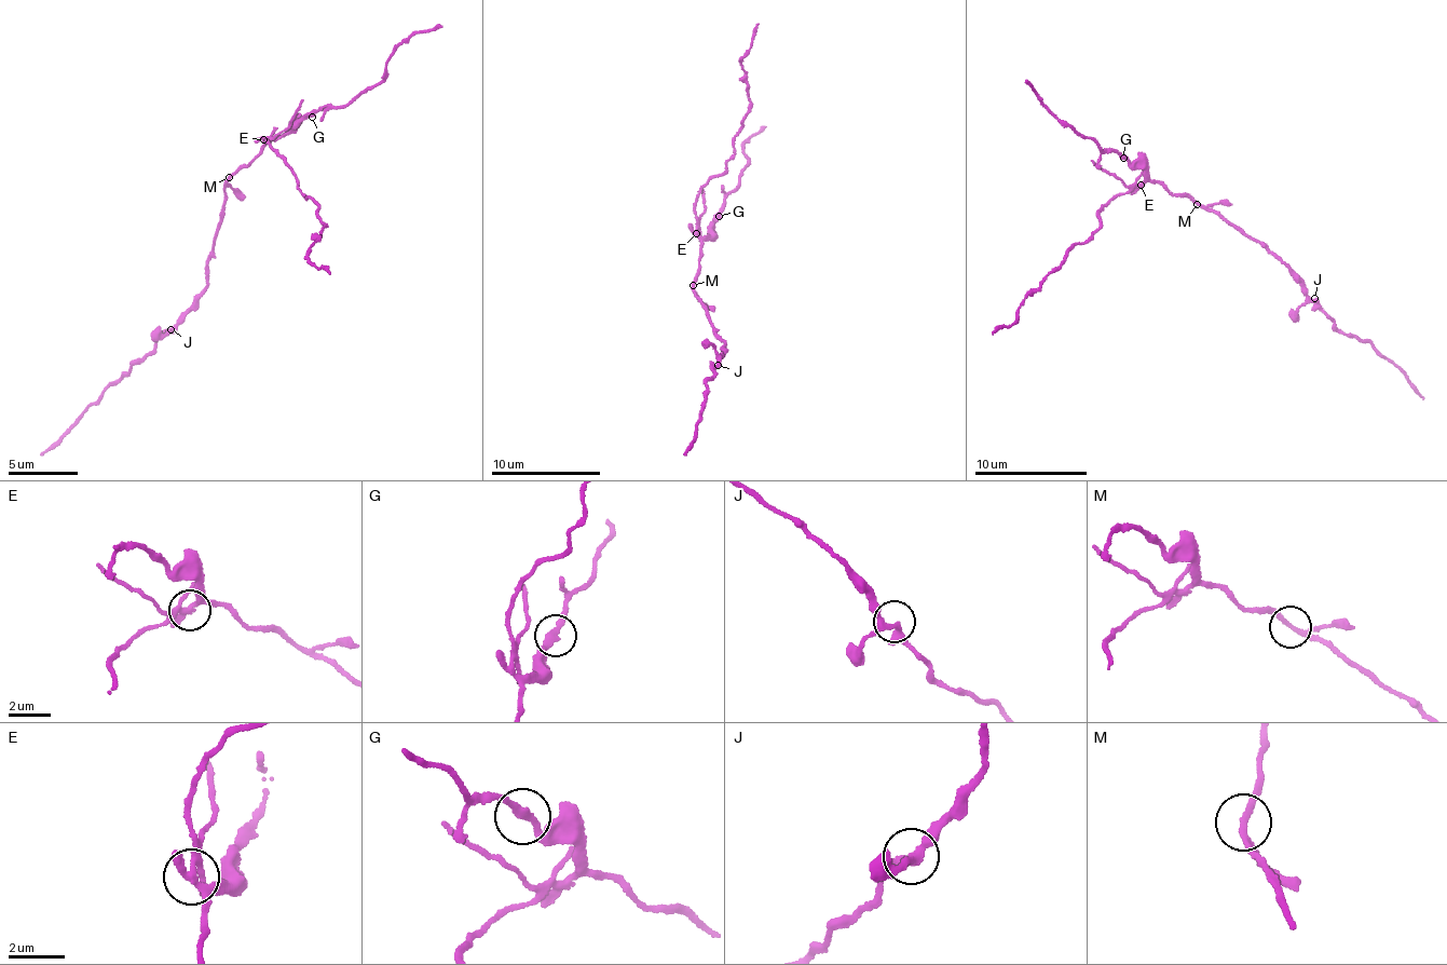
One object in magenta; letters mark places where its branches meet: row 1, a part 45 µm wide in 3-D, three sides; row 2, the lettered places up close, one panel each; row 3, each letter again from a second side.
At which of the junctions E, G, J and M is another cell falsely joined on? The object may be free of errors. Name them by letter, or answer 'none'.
E

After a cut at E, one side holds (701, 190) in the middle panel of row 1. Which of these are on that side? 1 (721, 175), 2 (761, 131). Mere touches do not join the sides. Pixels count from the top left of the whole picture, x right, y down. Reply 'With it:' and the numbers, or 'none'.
With it: 1

